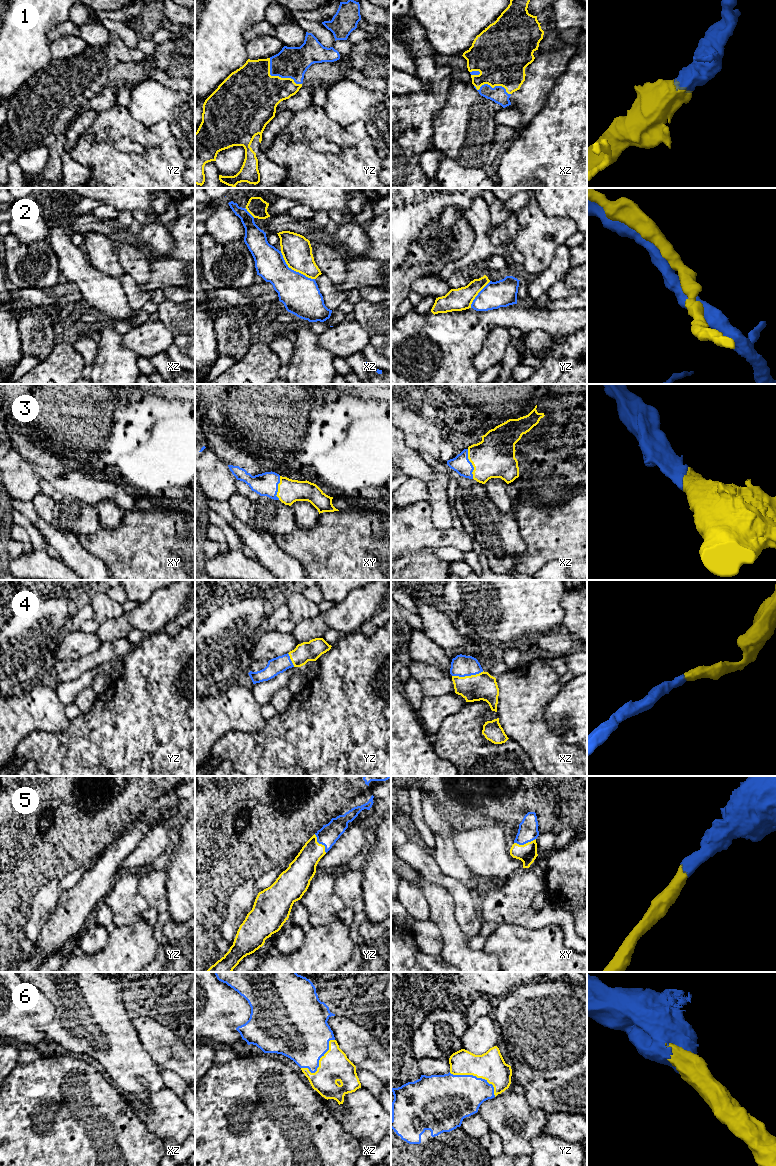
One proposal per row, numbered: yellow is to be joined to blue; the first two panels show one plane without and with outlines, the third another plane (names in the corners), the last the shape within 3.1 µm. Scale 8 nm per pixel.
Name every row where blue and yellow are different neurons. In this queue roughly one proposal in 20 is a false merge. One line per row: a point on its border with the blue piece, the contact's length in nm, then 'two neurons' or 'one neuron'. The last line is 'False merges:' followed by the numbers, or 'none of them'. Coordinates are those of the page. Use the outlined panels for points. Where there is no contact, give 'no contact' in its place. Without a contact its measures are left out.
1: contact yz (278, 75); length 340 nm; one neuron
2: contact xz (293, 270); length 360 nm; two neurons
3: contact xz (471, 464); length 240 nm; one neuron
4: contact xz (467, 675); length 260 nm; one neuron
5: contact yz (320, 843); length 180 nm; one neuron
6: contact yz (475, 1076); length 420 nm; one neuron
False merges: 2

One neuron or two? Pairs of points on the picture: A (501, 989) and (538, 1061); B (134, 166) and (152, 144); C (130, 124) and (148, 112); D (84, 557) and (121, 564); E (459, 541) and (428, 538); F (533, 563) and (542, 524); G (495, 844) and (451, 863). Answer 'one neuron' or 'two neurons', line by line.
A: two neurons
B: one neuron
C: two neurons
D: two neurons
E: one neuron
F: one neuron
G: two neurons

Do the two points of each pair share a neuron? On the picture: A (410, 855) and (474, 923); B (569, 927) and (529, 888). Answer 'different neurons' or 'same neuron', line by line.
A: same neuron
B: same neuron

